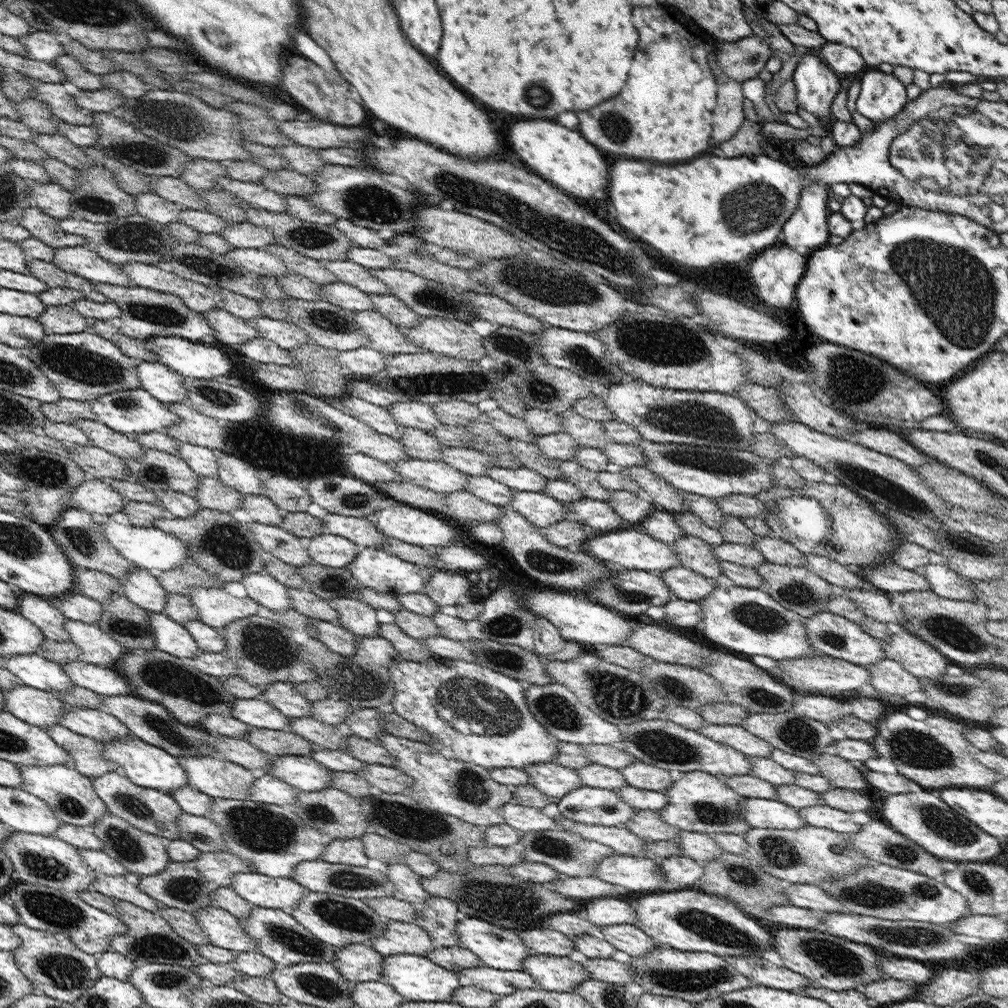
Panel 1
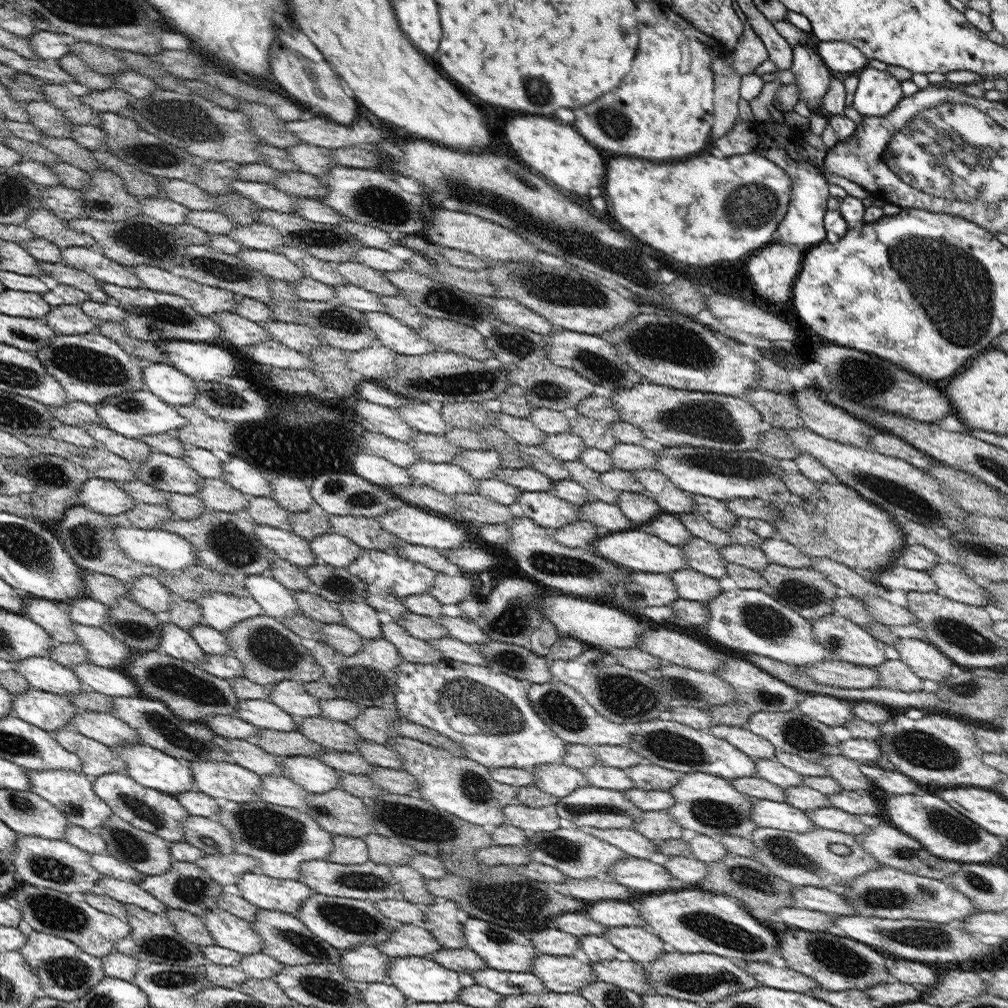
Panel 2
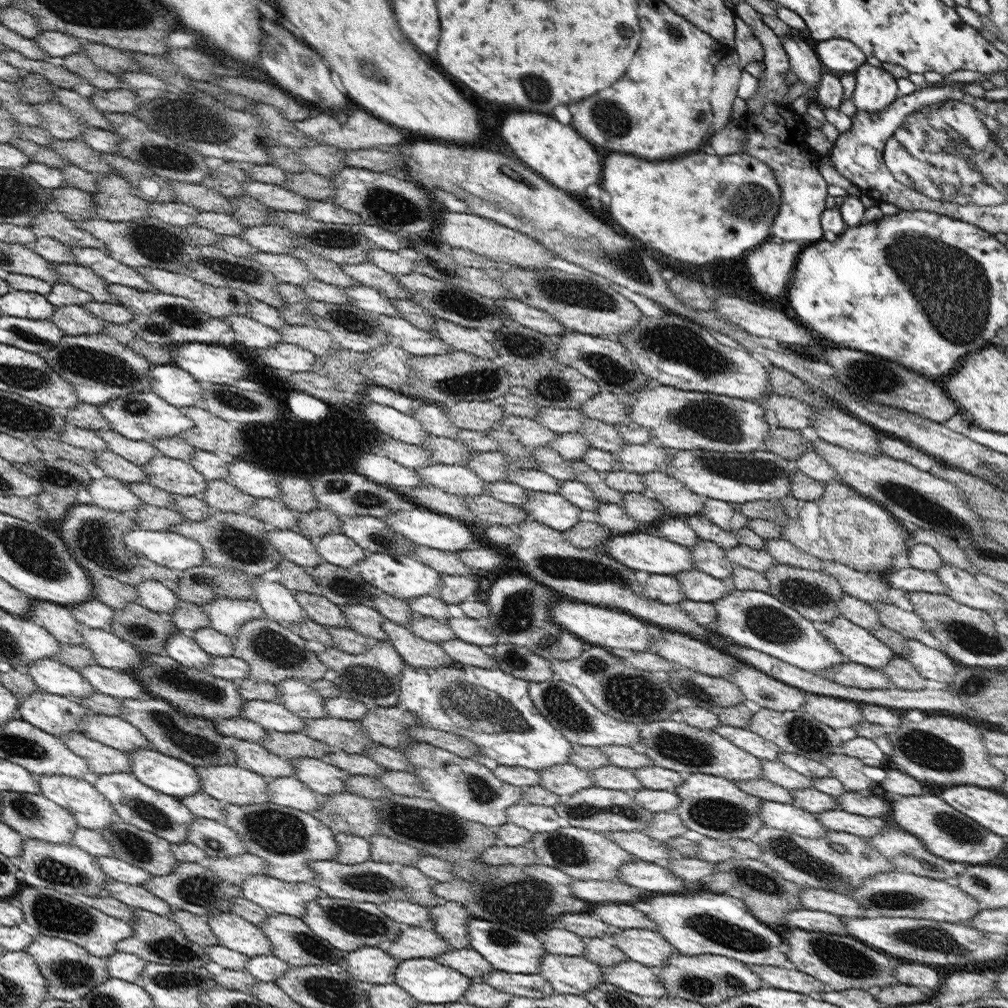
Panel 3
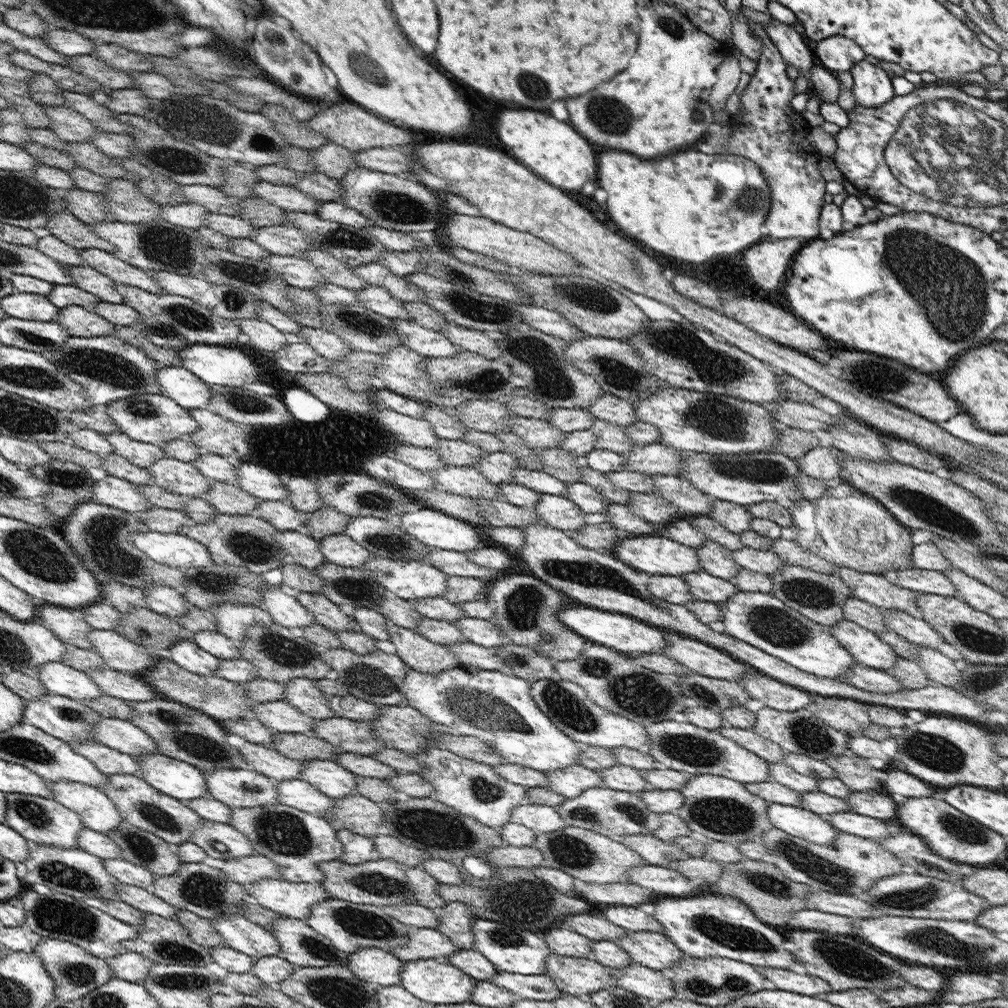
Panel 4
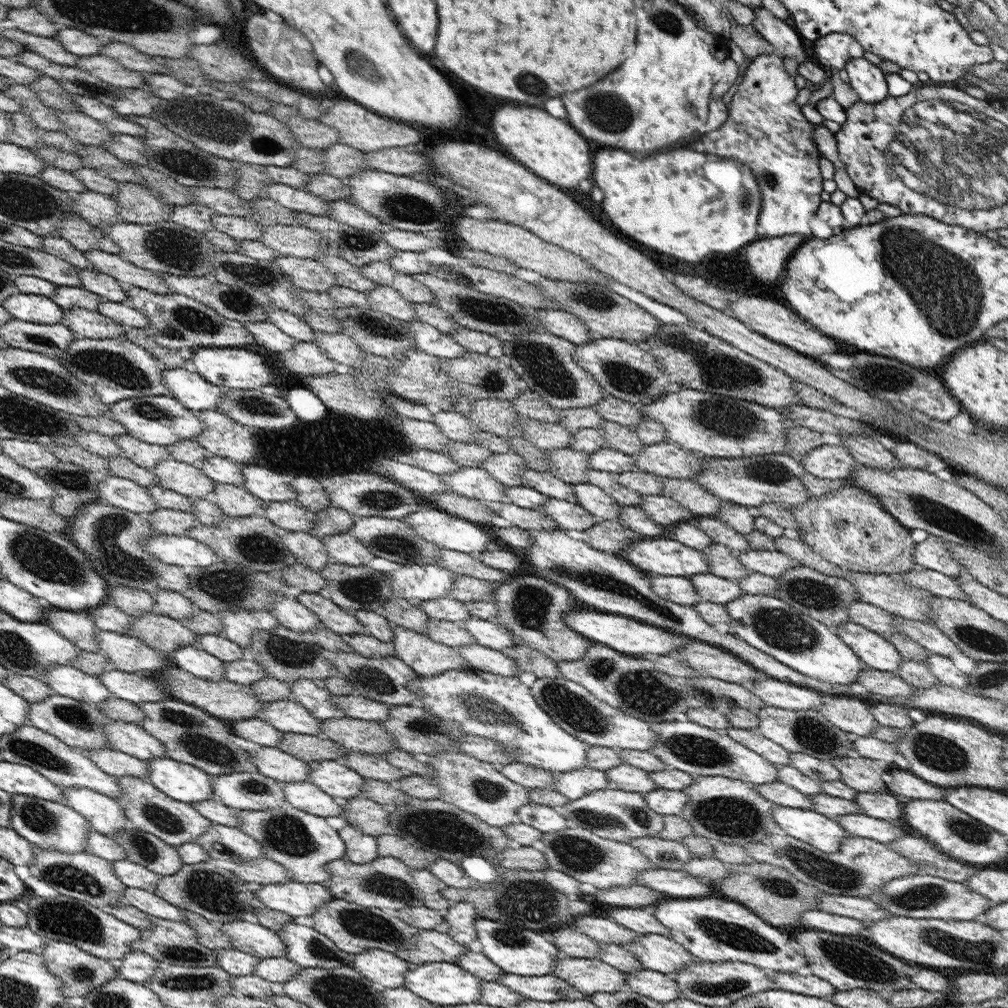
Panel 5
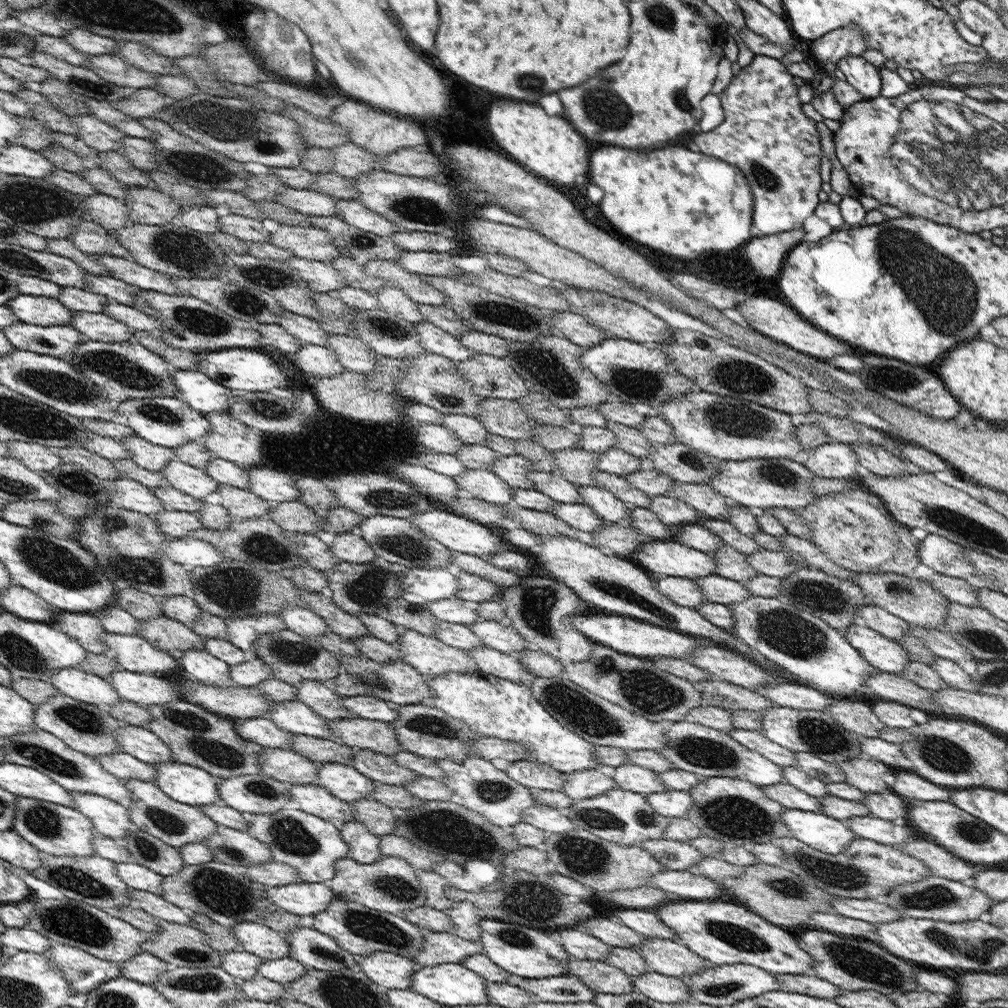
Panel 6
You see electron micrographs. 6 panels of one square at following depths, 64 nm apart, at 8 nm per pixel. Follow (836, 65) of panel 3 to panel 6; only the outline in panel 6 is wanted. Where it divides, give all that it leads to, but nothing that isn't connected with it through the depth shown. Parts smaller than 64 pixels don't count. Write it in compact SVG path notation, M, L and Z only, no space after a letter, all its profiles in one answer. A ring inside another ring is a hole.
M845 26L845 28L831 30L812 41L810 56L830 69L835 67L841 58L860 57L865 50L867 50L866 42L859 28Z

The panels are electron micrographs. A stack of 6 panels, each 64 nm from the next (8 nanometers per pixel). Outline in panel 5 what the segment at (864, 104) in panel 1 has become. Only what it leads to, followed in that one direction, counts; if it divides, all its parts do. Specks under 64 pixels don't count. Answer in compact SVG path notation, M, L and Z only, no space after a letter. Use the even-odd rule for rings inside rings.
M860 57L849 60L843 69L849 77L848 85L859 98L858 102L875 105L888 97L885 74L877 66Z

